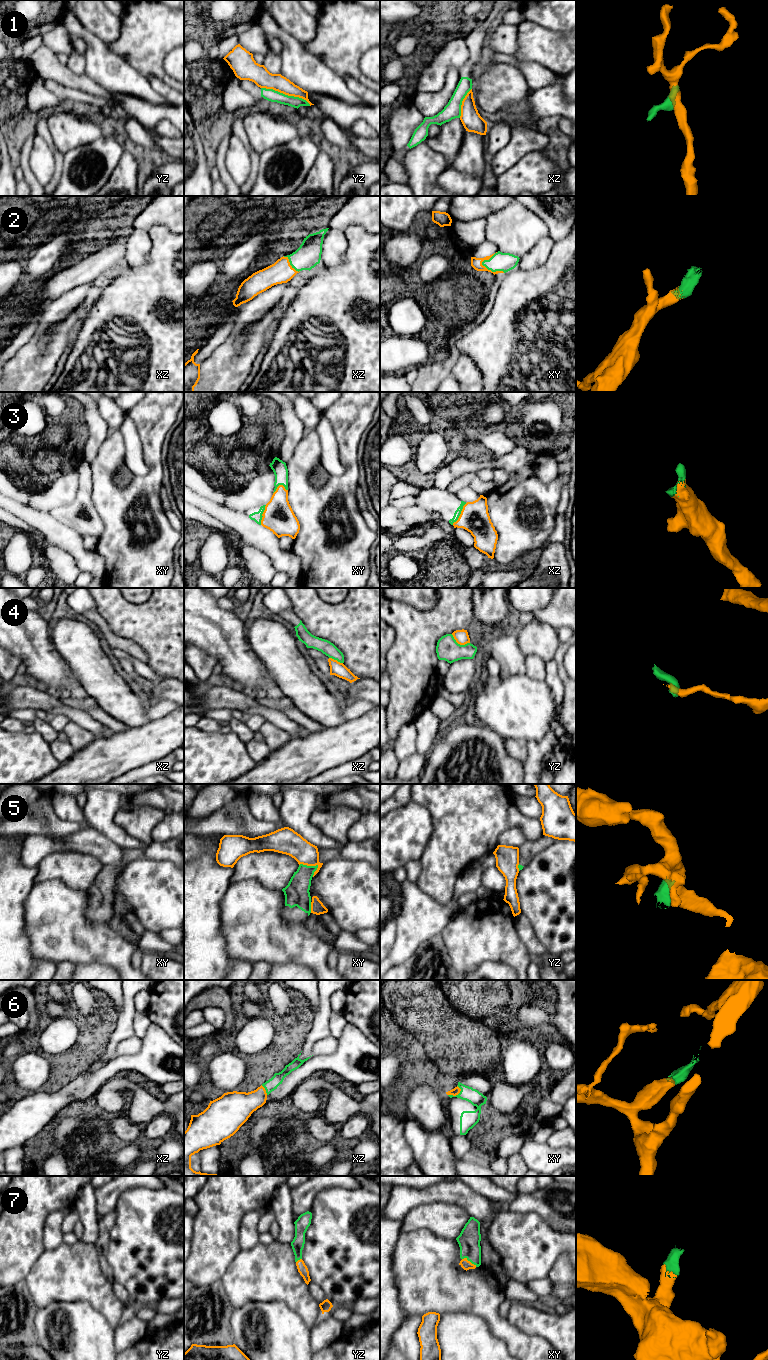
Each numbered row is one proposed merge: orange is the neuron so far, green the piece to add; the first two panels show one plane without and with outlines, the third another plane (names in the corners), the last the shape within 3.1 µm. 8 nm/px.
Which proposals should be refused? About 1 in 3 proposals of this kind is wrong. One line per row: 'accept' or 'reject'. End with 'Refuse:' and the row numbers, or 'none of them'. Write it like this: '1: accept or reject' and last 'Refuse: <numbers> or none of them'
1: reject
2: accept
3: accept
4: reject
5: reject
6: accept
7: accept
Refuse: 1, 4, 5

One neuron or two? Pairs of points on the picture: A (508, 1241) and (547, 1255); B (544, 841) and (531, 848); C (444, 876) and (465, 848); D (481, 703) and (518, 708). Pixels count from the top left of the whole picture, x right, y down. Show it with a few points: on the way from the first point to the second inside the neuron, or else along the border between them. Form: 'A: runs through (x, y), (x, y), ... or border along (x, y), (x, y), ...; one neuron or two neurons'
A: runs through (518, 1241), (523, 1241), (529, 1247), (537, 1248); one neuron
B: runs through (541, 843), (534, 847); one neuron
C: runs through (444, 869), (458, 855); one neuron
D: runs through (490, 703), (509, 706); one neuron

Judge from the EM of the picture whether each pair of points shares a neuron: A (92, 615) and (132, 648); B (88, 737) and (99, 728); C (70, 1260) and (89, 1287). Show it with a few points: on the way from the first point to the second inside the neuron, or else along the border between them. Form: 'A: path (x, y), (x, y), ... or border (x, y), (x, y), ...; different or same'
A: path (102, 625), (117, 642), (122, 643); same
B: border (72, 721), (90, 730), (98, 738); different
C: path (70, 1267), (82, 1280); same

